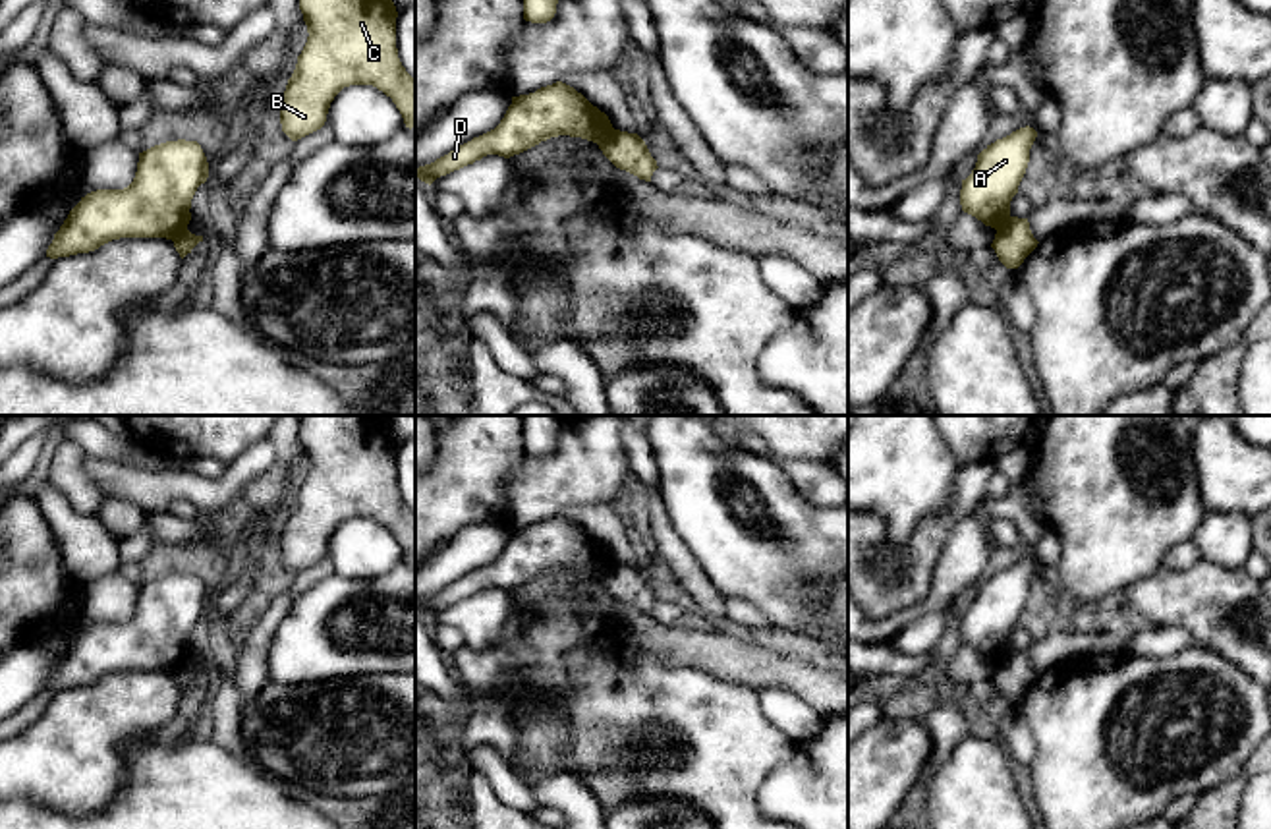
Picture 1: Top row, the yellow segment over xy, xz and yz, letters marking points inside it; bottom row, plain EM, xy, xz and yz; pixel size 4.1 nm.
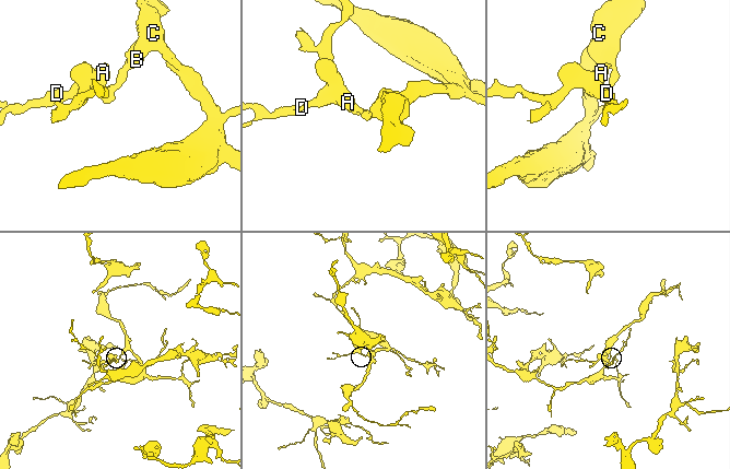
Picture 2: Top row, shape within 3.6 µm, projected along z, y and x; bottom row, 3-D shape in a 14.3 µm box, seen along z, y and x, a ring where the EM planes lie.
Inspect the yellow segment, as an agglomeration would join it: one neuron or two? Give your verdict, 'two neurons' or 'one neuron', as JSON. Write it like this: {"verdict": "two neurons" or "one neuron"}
{"verdict": "two neurons"}

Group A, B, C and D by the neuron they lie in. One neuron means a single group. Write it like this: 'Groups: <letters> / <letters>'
Groups: A D / B C

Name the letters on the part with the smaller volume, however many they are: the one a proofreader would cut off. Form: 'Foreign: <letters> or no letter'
Foreign: A, D

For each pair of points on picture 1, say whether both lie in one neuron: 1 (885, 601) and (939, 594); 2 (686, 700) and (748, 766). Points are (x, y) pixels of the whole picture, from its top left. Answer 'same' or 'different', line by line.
1: different
2: same

